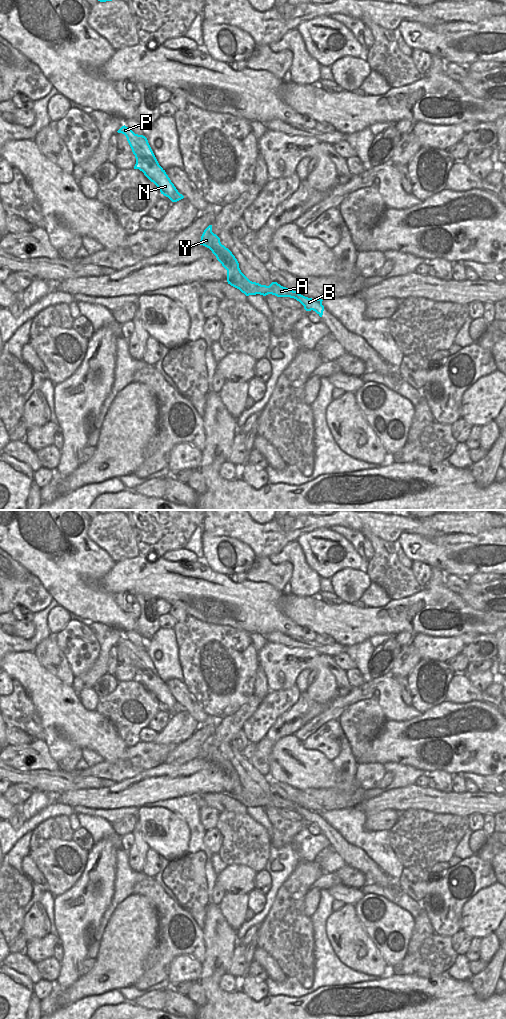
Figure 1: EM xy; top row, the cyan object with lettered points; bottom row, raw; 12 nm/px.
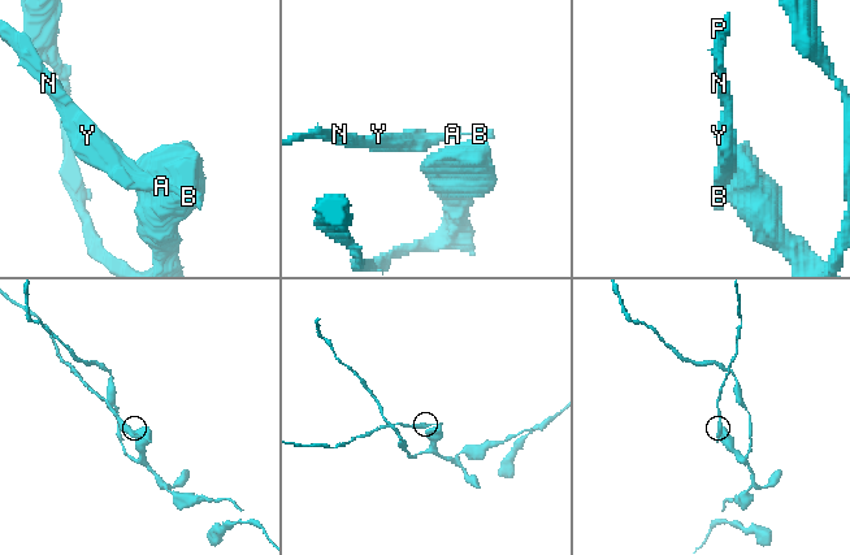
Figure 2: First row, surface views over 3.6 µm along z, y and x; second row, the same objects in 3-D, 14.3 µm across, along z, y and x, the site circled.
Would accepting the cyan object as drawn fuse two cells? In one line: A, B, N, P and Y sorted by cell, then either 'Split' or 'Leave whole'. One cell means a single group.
Groups: A N P Y / B. Split.

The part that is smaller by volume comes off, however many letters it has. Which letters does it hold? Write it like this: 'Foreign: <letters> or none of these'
Foreign: A, N, P, Y.

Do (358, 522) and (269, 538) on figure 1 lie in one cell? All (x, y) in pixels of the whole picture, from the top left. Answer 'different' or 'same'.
same

